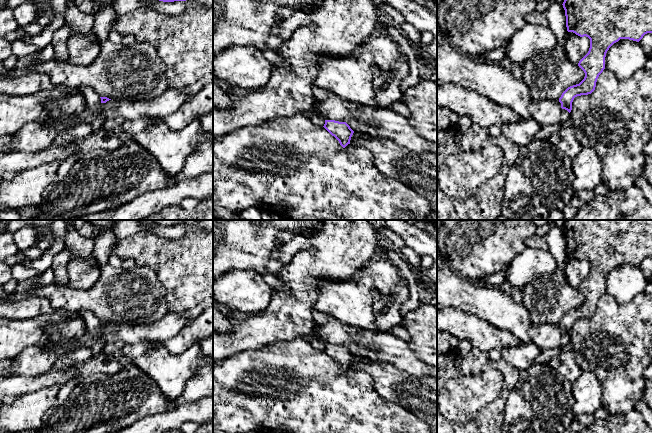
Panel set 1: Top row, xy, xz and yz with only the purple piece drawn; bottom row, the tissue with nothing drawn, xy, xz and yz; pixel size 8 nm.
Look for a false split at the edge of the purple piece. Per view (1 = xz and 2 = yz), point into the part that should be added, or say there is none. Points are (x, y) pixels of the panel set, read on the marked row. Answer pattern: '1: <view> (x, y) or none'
1: none
2: none

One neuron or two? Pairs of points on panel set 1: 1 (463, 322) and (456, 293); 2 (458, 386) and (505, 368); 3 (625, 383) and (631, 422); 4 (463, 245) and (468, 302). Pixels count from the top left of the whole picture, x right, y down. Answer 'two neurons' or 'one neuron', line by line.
1: two neurons
2: two neurons
3: two neurons
4: two neurons

